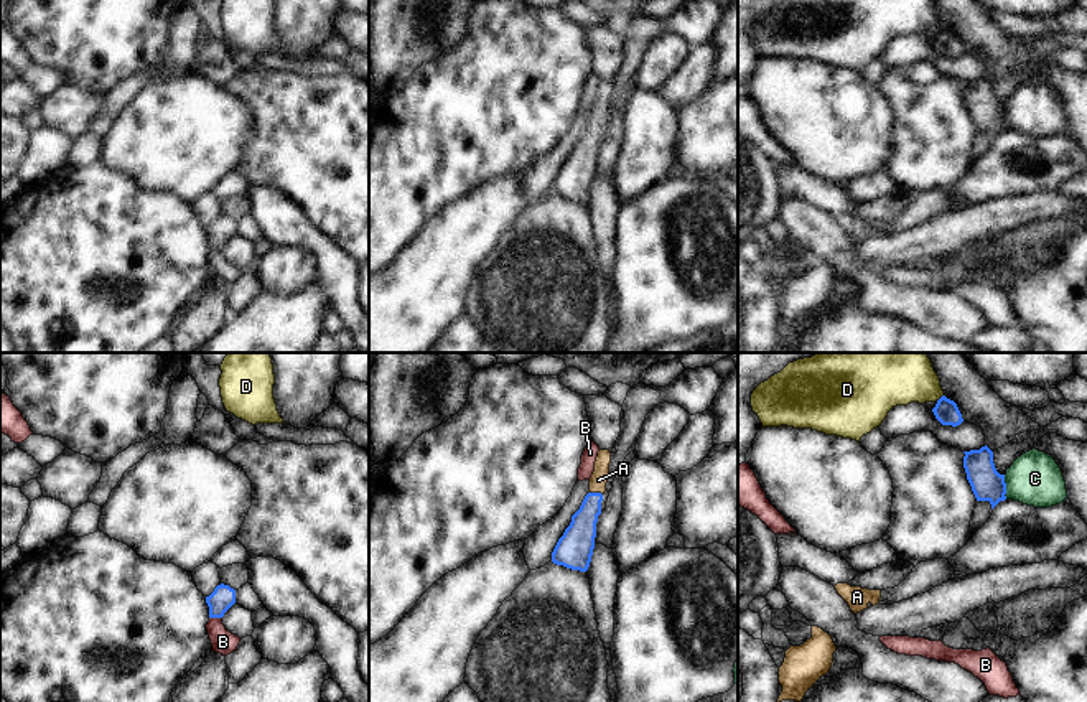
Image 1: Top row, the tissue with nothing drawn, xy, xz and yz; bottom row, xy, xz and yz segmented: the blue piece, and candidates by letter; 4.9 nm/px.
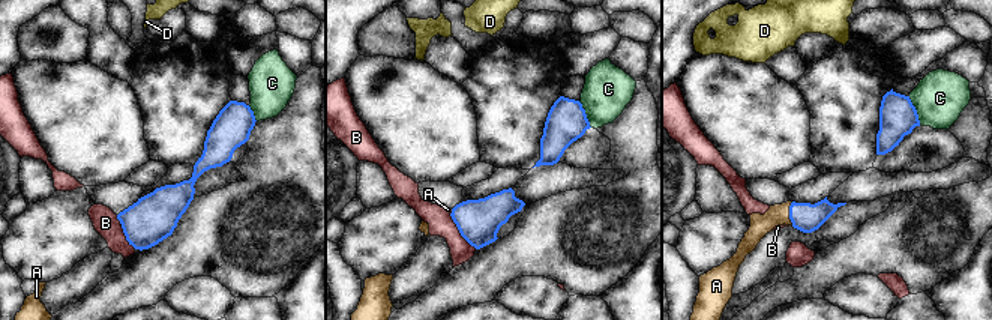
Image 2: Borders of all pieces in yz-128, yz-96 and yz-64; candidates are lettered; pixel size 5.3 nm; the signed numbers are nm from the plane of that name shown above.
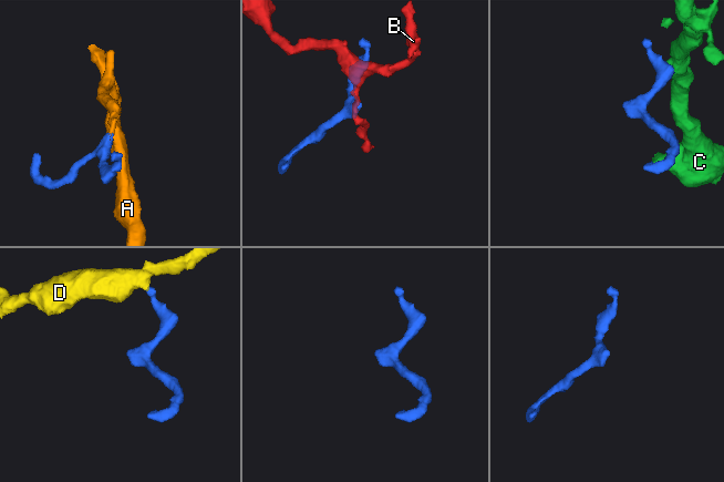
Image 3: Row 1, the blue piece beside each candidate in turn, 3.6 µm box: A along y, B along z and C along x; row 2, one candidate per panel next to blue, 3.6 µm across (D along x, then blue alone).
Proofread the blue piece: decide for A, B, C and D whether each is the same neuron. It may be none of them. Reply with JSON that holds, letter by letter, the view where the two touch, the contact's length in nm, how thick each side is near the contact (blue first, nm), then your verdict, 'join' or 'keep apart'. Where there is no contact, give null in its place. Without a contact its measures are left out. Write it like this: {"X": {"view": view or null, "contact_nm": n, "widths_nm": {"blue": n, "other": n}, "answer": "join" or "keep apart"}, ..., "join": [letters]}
{"A": {"view": "xz", "contact_nm": 70, "widths_nm": {"blue": 160, "other": 90}, "answer": "join"}, "B": {"view": "xy", "contact_nm": 60, "widths_nm": {"blue": 120, "other": 120}, "answer": "keep apart"}, "C": {"view": "yz", "contact_nm": 120, "widths_nm": {"blue": 160, "other": 260}, "answer": "keep apart"}, "D": {"view": "yz", "contact_nm": 50, "widths_nm": {"blue": 120, "other": 180}, "answer": "keep apart"}, "join": ["A"]}

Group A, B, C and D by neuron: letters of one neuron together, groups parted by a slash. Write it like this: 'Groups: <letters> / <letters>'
Groups: A / B / C / D

